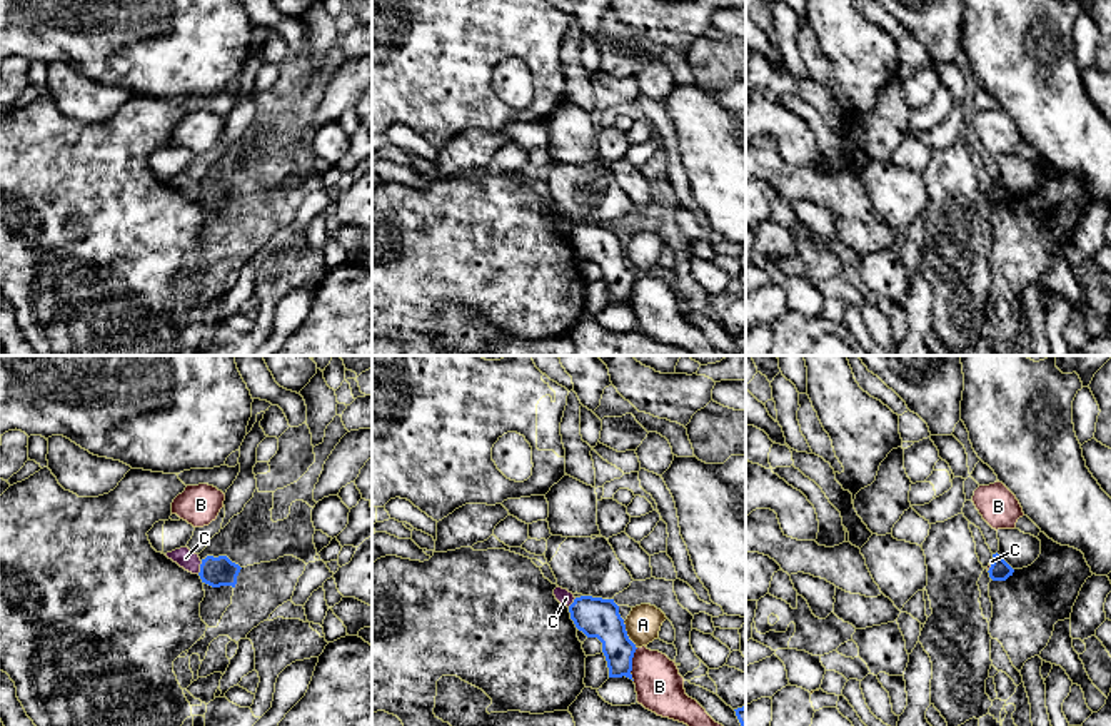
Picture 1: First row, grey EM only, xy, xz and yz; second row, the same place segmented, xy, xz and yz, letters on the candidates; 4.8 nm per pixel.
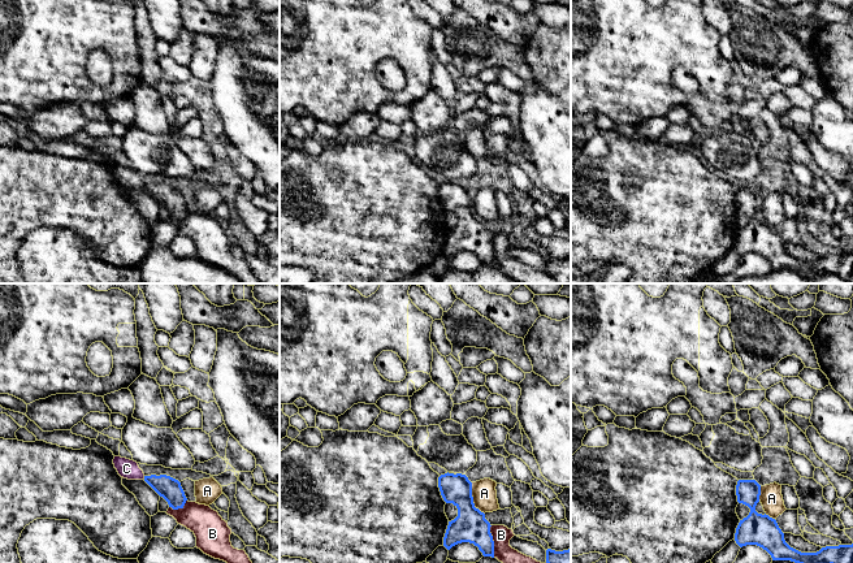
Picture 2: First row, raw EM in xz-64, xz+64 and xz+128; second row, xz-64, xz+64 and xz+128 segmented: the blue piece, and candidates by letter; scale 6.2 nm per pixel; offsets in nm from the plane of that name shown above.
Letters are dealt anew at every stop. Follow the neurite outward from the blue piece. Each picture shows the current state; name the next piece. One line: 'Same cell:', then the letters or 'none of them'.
Same cell: none of them

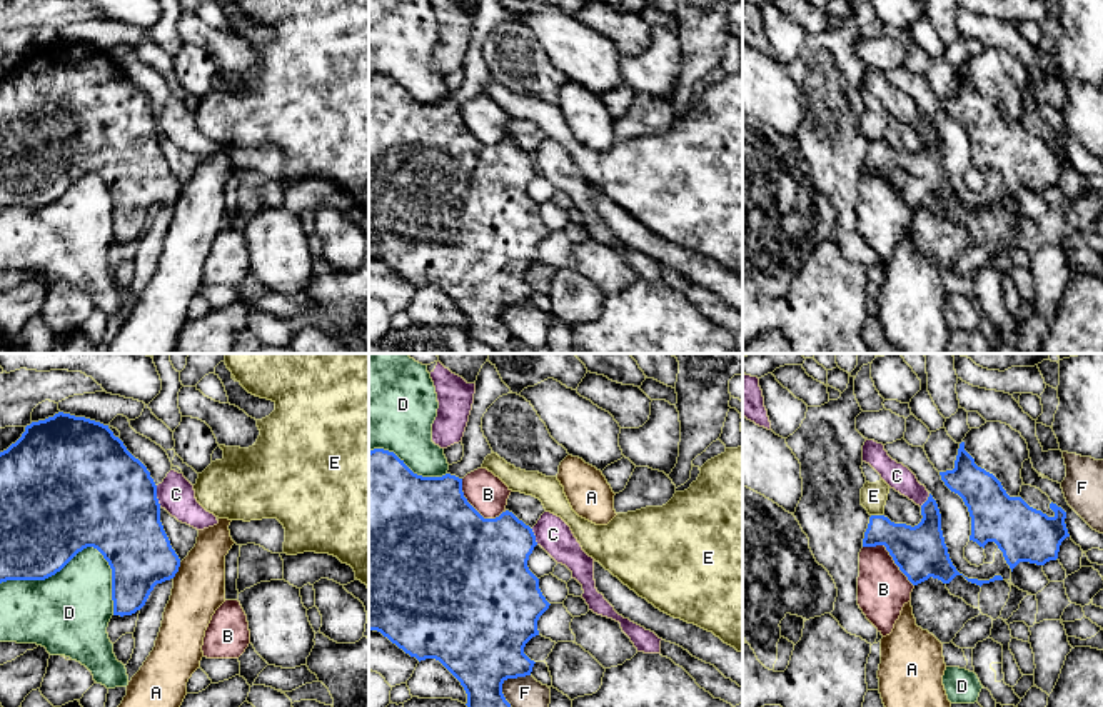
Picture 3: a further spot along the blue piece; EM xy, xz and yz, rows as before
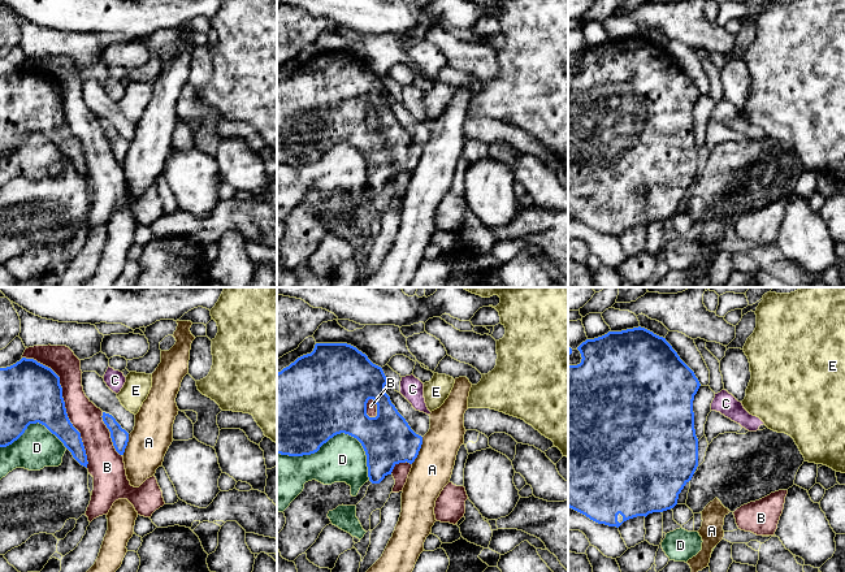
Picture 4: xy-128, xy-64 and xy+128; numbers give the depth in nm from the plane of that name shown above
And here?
Same cell: none of them

